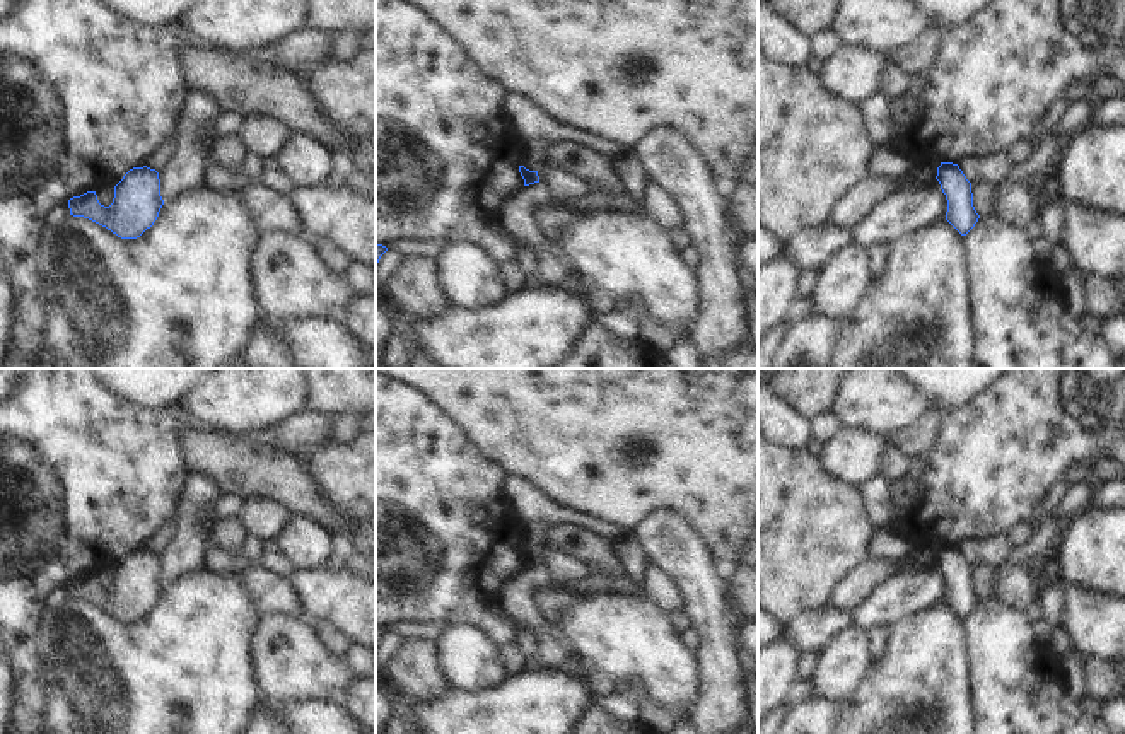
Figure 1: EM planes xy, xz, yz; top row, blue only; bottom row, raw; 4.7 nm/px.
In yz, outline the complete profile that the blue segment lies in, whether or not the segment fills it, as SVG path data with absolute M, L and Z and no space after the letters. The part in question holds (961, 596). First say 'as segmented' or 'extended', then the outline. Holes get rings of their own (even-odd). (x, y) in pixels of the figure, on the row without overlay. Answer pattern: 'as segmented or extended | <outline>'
as segmented | M941 545L936 562L947 582L946 603L961 618L966 618L980 601L973 589L971 565L953 545Z

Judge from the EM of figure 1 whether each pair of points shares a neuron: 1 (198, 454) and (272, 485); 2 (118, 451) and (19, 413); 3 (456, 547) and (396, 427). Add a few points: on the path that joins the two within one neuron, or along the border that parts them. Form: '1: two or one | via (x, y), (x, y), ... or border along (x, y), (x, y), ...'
1: one | via (217, 454), (253, 466)
2: one | via (94, 451), (57, 451), (43, 437)
3: one | via (427, 518), (396, 487), (396, 456)

